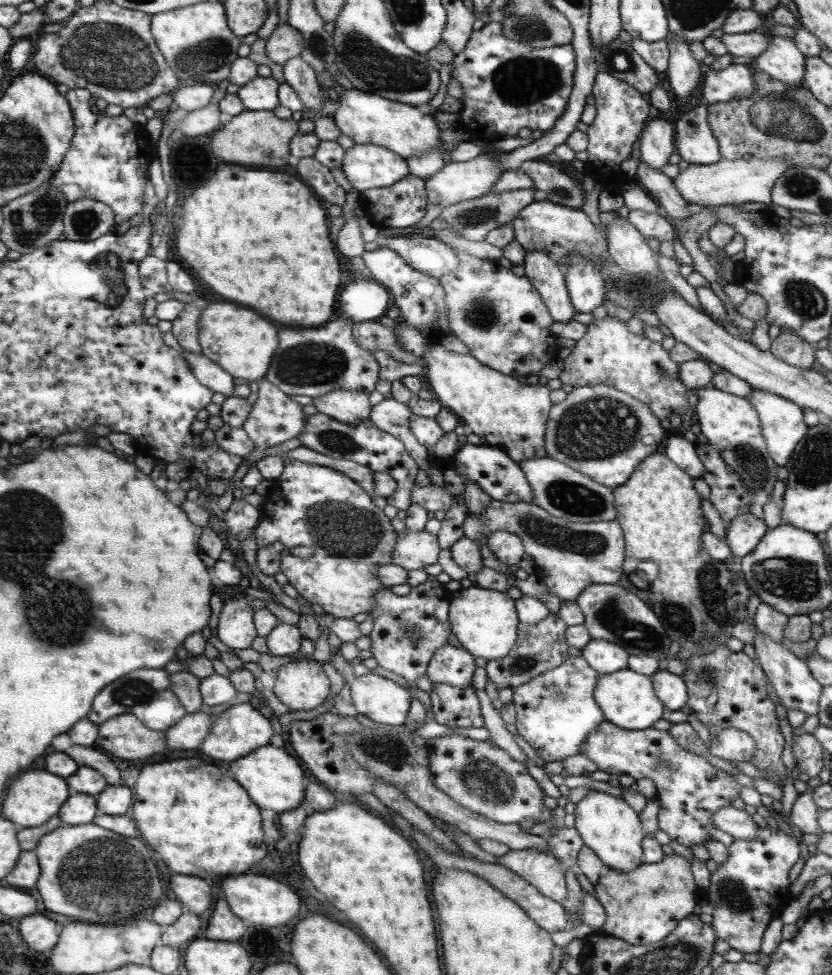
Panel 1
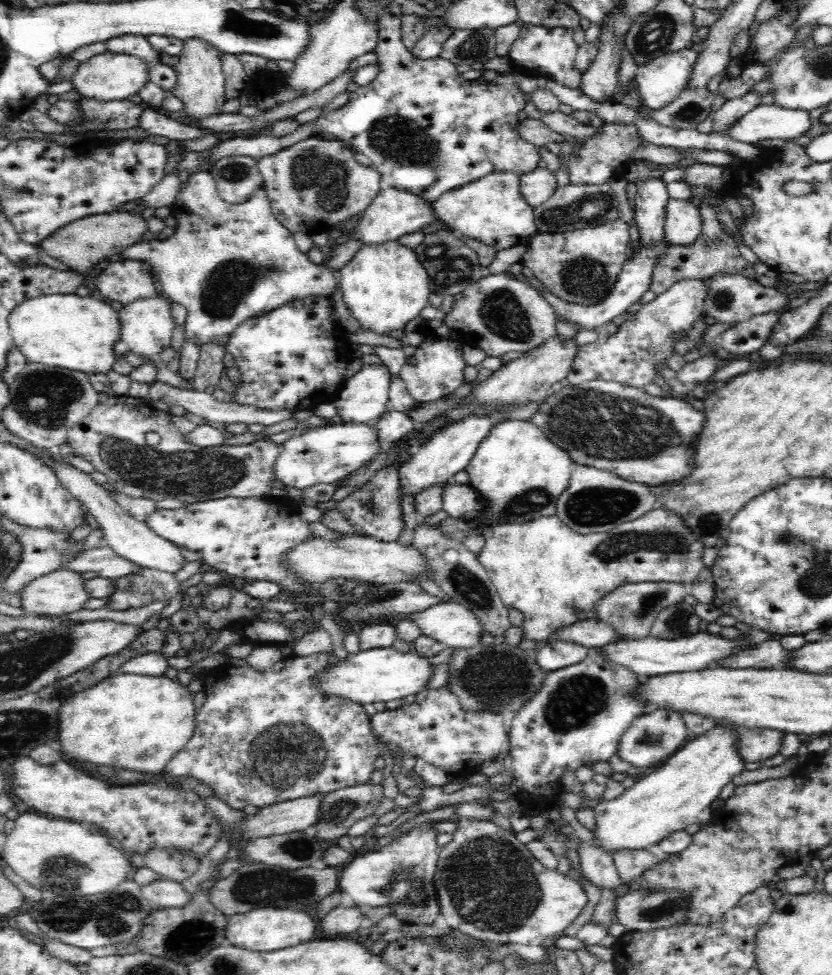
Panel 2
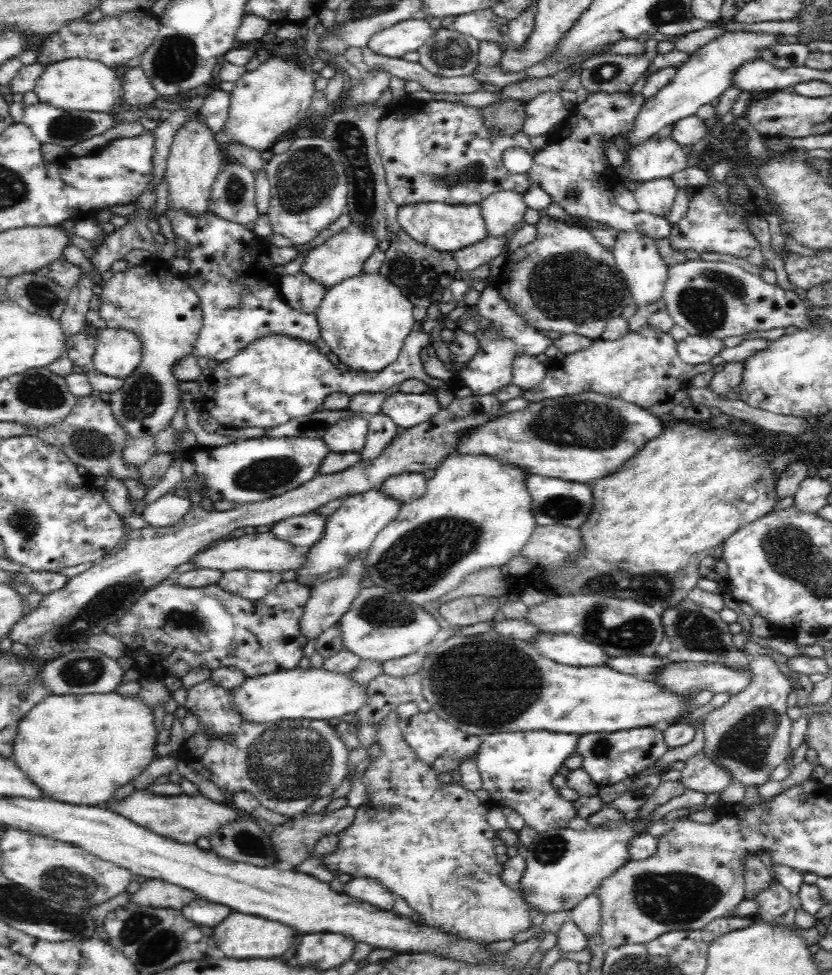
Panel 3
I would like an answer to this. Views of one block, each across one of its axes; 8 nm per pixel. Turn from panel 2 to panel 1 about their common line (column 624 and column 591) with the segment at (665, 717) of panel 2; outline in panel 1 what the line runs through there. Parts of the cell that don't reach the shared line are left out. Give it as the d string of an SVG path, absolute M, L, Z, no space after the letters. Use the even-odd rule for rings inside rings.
M603 720L578 752L596 764L597 770L612 776L626 774L637 781L649 778L655 784L655 799L658 802L657 828L667 834L669 840L691 846L705 846L709 839L707 828L712 826L713 815L729 805L737 797L737 784L731 774L713 768L699 755L677 745L673 736L653 727L643 730L625 730Z

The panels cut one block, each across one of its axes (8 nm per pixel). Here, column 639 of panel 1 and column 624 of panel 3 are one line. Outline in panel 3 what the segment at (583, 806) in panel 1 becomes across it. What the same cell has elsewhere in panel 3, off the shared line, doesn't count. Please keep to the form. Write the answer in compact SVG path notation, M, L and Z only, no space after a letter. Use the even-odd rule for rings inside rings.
M632 822L630 826L624 824L618 830L589 826L585 832L560 828L537 834L527 852L521 856L525 869L520 877L519 887L524 892L529 907L544 916L571 911L592 890L598 888L602 880L630 860L628 846L634 836L638 836L638 832L632 832Z

